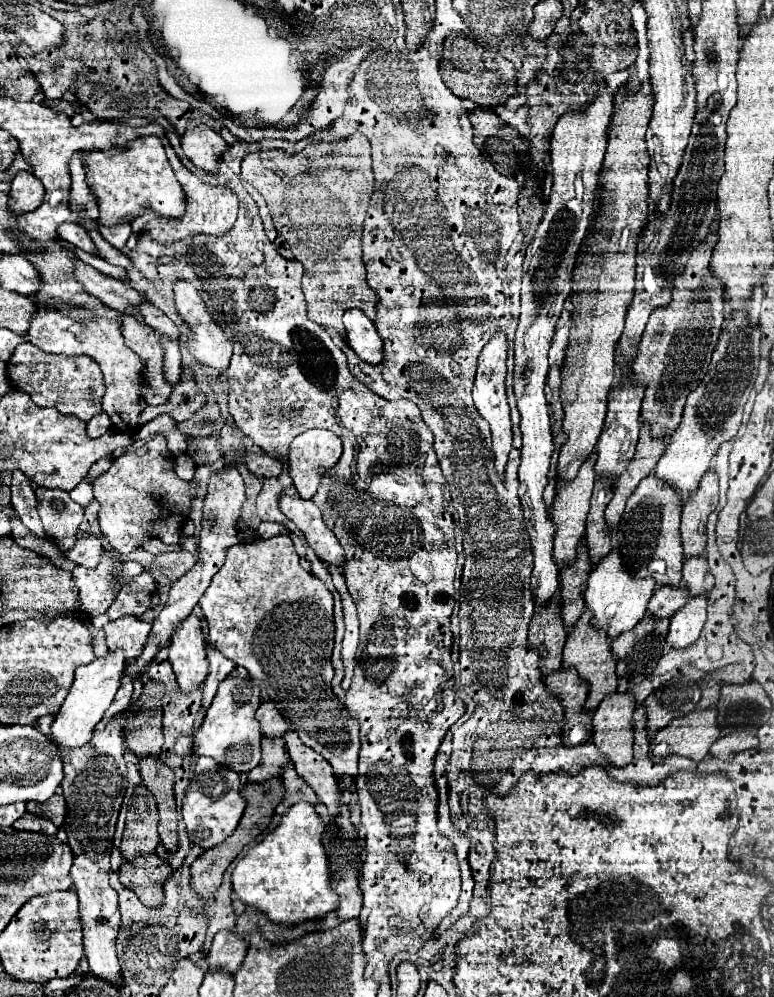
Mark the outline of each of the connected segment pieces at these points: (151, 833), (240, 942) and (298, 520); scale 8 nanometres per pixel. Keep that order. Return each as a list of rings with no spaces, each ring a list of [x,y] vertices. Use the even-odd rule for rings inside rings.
[[[137,786],[133,796],[135,802],[127,812],[123,842],[119,848],[125,860],[155,854],[159,844],[159,832],[157,832],[159,816],[153,794],[145,786]]]
[[[221,930],[217,932],[217,936],[213,938],[213,946],[209,950],[209,956],[207,956],[207,962],[209,962],[209,968],[215,970],[215,968],[221,968],[221,970],[227,970],[227,972],[235,972],[245,954],[247,954],[247,940],[235,932],[229,932],[229,930]]]
[[[283,494],[279,500],[281,512],[305,534],[307,544],[315,550],[317,558],[335,566],[343,568],[345,552],[333,534],[331,528],[321,518],[319,508],[311,500],[303,500],[299,496],[287,496]]]

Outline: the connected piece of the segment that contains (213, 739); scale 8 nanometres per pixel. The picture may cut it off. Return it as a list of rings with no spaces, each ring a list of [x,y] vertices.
[[[227,676],[221,680],[213,704],[207,710],[203,726],[193,736],[181,736],[177,740],[177,754],[187,756],[189,746],[195,746],[191,754],[215,758],[219,764],[233,768],[235,772],[251,772],[261,760],[261,730],[255,718],[257,706],[261,704],[261,688],[253,678]]]

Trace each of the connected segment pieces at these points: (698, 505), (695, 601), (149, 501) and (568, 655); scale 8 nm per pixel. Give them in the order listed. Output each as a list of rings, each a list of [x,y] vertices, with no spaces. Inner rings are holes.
[[[715,468],[707,470],[705,478],[701,478],[701,486],[693,492],[693,498],[685,502],[681,516],[681,538],[685,556],[701,556],[705,552],[705,526],[709,514],[715,510],[719,502],[719,486]]]
[[[707,594],[689,598],[687,604],[681,606],[681,610],[677,610],[677,614],[673,614],[667,640],[675,648],[691,646],[699,638],[699,634],[705,626],[705,620],[707,620]]]
[[[157,434],[115,458],[111,468],[93,480],[93,492],[101,504],[99,526],[107,544],[119,554],[129,554],[149,538],[159,538],[165,544],[179,542],[183,524],[191,512],[191,500],[197,496],[197,482],[185,482],[175,474],[175,456],[167,450],[165,436]]]
[[[585,610],[583,616],[577,620],[577,626],[573,626],[573,630],[565,642],[565,650],[563,650],[563,664],[577,666],[579,676],[589,682],[589,698],[585,702],[587,712],[595,710],[605,696],[609,696],[617,690],[617,674],[615,674],[617,658],[613,658],[613,654],[611,654],[609,638],[605,638],[605,634],[601,634],[601,630],[593,630],[593,626],[589,626],[591,620],[593,620],[593,614],[589,614],[589,610]]]

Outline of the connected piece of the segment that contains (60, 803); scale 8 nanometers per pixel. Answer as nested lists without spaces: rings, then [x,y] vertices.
[[[55,794],[53,798],[49,798],[49,802],[29,802],[27,812],[43,816],[55,826],[61,826],[65,820],[65,798],[61,794]]]

